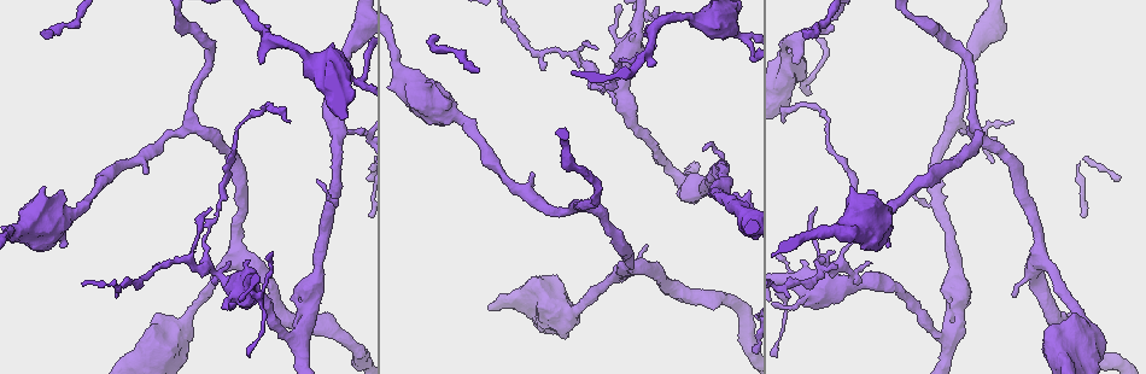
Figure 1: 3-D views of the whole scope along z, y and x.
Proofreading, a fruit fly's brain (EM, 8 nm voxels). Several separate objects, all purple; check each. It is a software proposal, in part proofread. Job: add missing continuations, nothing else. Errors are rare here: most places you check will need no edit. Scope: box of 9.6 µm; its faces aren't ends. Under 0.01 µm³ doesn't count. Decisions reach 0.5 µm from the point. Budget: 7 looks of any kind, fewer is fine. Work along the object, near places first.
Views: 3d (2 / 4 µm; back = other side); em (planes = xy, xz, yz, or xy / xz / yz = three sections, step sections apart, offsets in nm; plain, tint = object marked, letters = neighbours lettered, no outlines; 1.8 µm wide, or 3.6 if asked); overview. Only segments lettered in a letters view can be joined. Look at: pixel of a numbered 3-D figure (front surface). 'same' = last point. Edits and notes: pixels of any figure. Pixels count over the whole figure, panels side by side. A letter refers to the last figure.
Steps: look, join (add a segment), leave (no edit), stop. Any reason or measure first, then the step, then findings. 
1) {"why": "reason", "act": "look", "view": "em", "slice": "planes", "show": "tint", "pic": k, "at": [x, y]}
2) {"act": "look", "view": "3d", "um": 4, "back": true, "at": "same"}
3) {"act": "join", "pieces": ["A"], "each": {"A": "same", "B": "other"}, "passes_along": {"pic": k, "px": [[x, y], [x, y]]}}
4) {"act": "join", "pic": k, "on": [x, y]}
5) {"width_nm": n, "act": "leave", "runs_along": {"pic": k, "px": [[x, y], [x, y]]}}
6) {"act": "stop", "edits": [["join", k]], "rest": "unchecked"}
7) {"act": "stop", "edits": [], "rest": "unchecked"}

{"why": "free end", "act": "look", "view": "em", "um": 3.6, "slice": "xz", "step": 8, "show": "letters", "pic": 1, "at": [247, 259]}

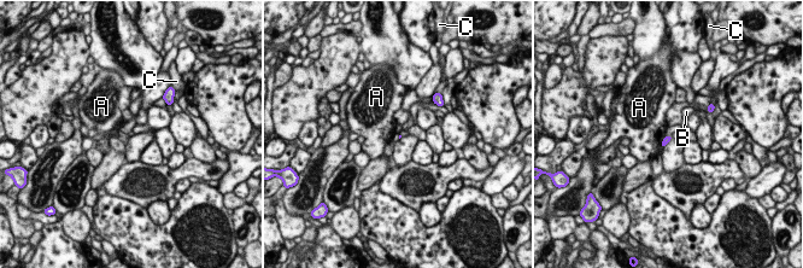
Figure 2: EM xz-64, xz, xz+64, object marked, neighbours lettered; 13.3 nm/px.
{"act": "leave", "each": {"A": "other", "B": "other", "C": "other"}, "border": {"pic": 2, "px": [[664, 137], [660, 145]]}, "found": "none of them fits"}

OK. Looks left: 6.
{"why": "an open end", "act": "look", "view": "em", "slice": "planes", "show": "letters", "pic": 1, "at": [261, 63]}

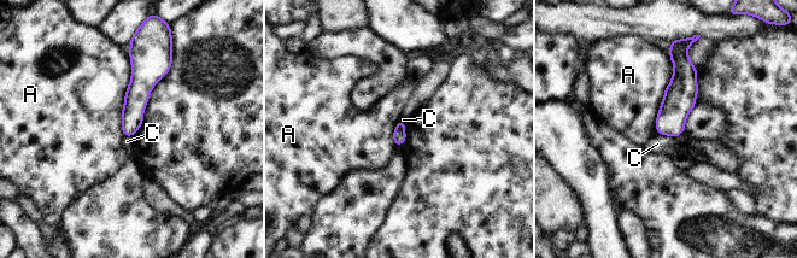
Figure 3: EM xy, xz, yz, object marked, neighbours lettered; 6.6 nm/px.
{"longest_contact_nm": ["A", 550], "act": "leave", "each": {"A": "other", "C": "other"}, "runs_along": {"pic": 3, "px": [[135, 60], [138, 94], [127, 133]]}, "found": "none of them fits"}

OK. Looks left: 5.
{"why": "thick turns thin", "act": "look", "view": "3d", "um": 4, "back": true, "pic": 1, "at": [360, 79]}

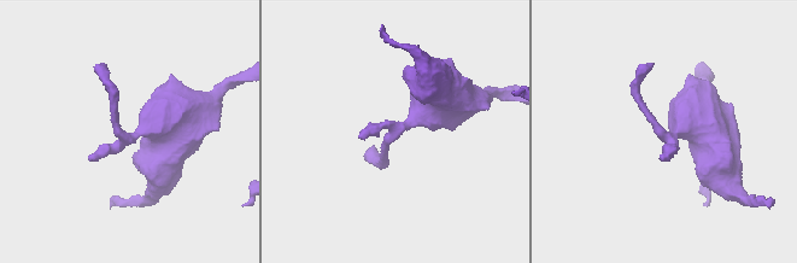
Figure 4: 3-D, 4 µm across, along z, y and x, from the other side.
{"why": "now the EM", "act": "look", "view": "em", "slice": "yz", "step": 4, "show": "letters", "pic": 4, "at": [668, 136]}

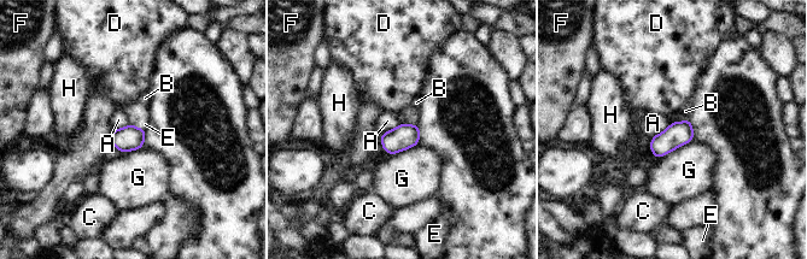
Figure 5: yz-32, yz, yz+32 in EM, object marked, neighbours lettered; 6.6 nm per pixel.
{"why": "another direction", "act": "look", "view": "em", "slice": "xy", "step": 4, "show": "letters", "at": "same"}

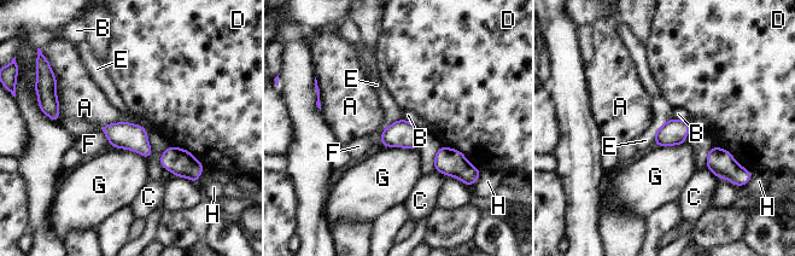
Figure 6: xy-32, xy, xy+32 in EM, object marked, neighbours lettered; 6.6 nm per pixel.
{"longest_contact_nm": ["A", 340], "act": "leave", "each": {"A": "other", "B": "other", "C": "other", "D": "other", "E": "other", "F": "other", "G": "other", "H": "other"}, "found": "none of them fits"}

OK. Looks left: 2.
{"act": "stop", "edits": [], "rest": "unchecked"}

